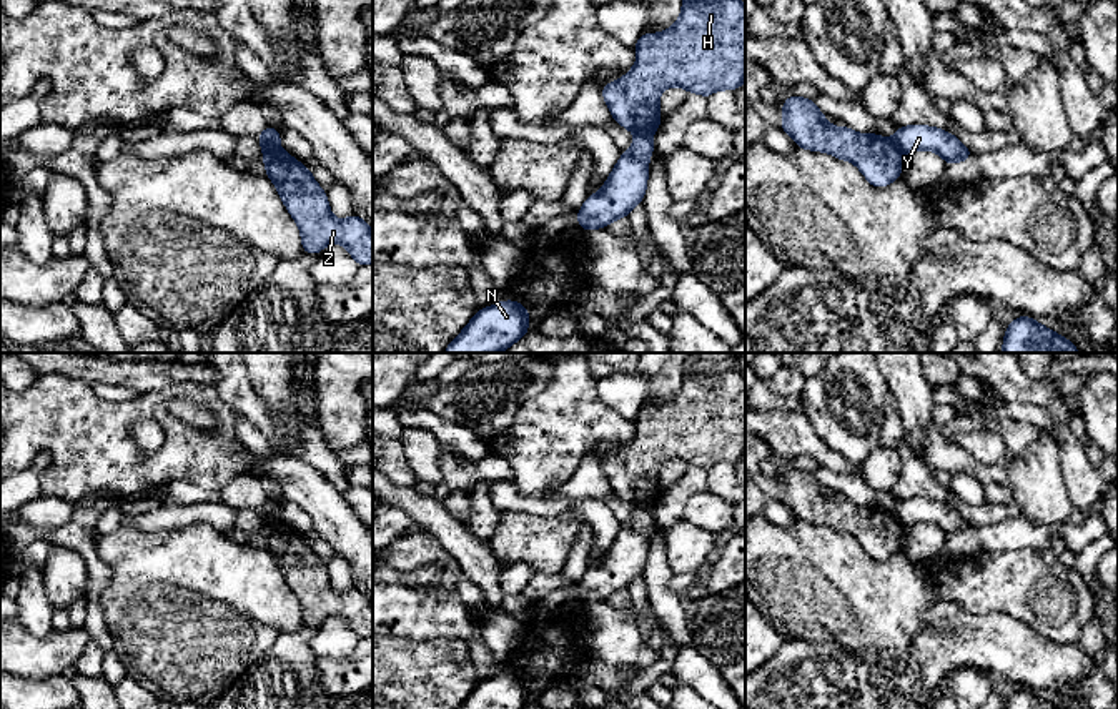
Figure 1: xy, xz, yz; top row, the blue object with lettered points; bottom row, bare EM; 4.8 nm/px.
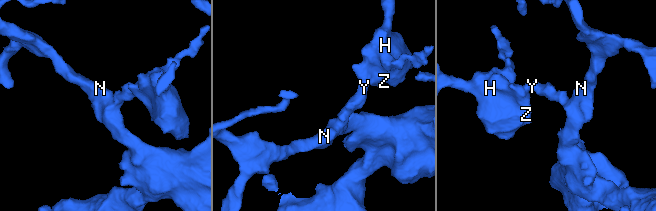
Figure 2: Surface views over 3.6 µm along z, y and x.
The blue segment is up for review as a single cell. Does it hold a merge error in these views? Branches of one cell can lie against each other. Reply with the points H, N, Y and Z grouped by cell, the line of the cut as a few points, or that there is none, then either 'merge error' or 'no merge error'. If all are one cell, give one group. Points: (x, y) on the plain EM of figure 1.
H Z / N Y | xy (278, 518), (263, 521) | merge error

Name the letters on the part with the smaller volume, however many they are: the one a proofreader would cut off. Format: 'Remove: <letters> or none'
Remove: H, Z

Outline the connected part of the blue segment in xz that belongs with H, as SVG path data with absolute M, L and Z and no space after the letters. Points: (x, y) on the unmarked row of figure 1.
M687 353L682 386L660 406L641 406L637 434L621 451L601 461L614 494L634 506L654 506L662 493L659 469L669 459L709 471L717 463L735 464L745 454L745 379L732 353Z

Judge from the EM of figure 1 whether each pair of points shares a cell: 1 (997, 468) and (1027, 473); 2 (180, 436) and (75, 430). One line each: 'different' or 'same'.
1: different
2: same

